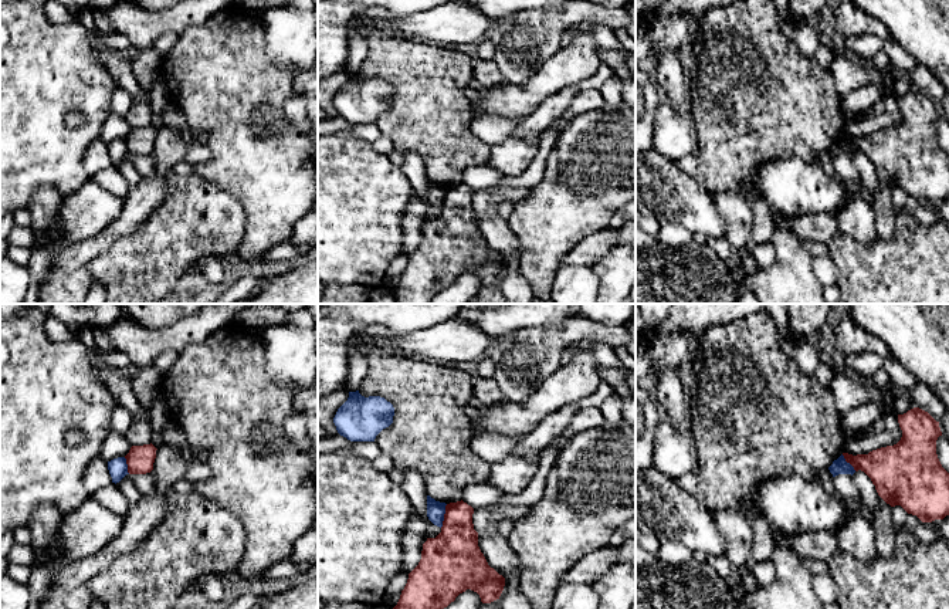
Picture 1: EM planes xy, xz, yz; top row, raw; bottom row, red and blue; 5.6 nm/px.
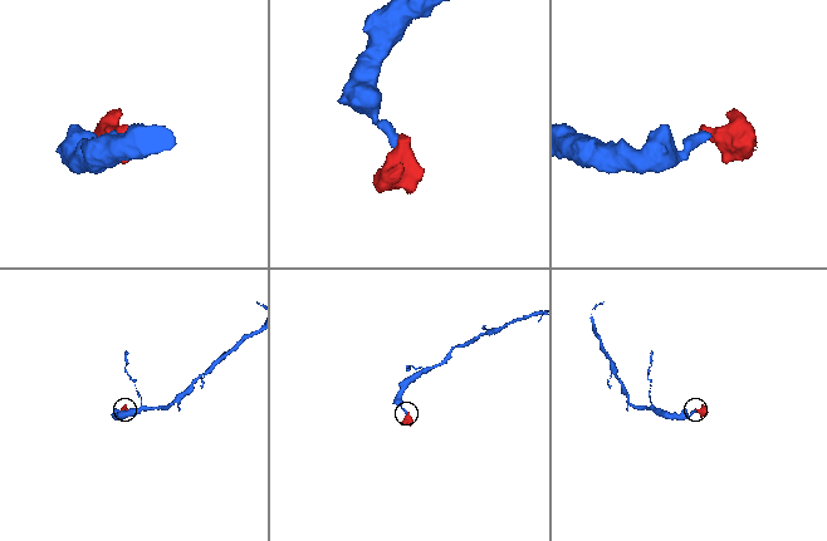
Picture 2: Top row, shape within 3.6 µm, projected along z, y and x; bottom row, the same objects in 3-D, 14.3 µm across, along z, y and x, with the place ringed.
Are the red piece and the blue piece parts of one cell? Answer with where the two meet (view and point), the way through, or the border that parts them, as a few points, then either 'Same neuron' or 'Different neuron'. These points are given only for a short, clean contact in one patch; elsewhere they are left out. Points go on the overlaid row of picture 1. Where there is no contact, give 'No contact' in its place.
Touches red at xz (444, 516). Boundary: xz (447, 504), (440, 527). Different neuron

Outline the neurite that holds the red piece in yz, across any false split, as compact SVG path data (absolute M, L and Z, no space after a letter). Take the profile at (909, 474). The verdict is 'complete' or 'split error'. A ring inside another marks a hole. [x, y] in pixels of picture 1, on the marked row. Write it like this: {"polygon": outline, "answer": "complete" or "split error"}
{"polygon": "M914 407L898 415L898 423L902 437L897 444L872 450L868 454L843 453L843 456L855 471L861 470L871 478L878 495L891 507L901 505L922 522L943 520L949 515L949 473L942 467L936 454L936 440L942 436L939 422L928 412Z", "answer": "complete"}

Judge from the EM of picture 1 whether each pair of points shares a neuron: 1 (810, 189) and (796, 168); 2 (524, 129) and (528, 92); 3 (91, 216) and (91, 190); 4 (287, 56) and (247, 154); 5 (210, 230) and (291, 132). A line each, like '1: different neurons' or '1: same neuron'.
1: same neuron
2: different neurons
3: same neuron
4: different neurons
5: different neurons

